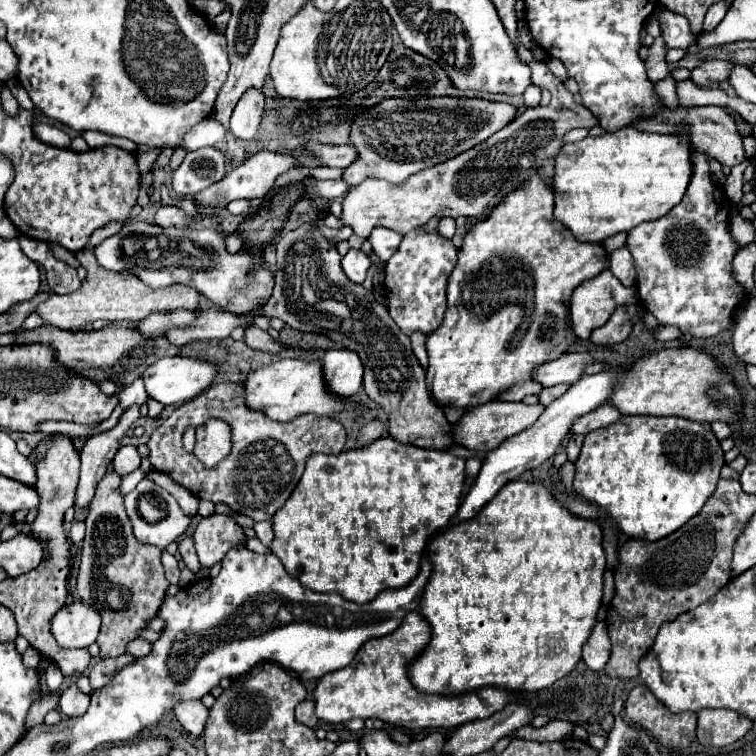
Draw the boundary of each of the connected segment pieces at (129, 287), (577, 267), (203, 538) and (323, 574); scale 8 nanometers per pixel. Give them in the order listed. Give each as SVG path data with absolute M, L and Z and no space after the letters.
M85 247L77 253L77 259L83 261L83 267L87 269L87 277L81 285L79 291L69 293L69 295L51 295L45 303L37 307L37 313L49 323L59 329L75 329L75 327L85 327L97 319L107 319L107 321L139 321L147 317L149 313L169 313L177 309L189 309L195 311L199 309L199 291L189 285L169 285L161 289L151 289L147 287L137 275L127 273L127 271L109 271L103 269L95 253Z
M535 173L529 181L525 181L521 187L517 187L515 191L507 193L501 203L497 207L493 207L493 211L477 221L463 237L463 243L459 247L459 257L457 257L457 265L455 269L451 271L449 275L449 281L447 281L447 311L443 315L443 321L441 325L427 333L427 353L429 353L429 367L427 367L427 385L429 385L429 393L431 397L439 403L439 405L453 405L453 407L459 407L459 409L465 409L465 407L475 407L475 405L481 405L485 401L491 401L497 397L499 391L511 387L513 383L517 381L525 381L525 379L531 379L531 373L537 365L549 361L549 359L555 359L555 357L561 357L563 351L567 351L567 347L577 339L571 331L571 325L569 325L569 299L571 299L571 293L587 279L595 277L597 273L601 273L603 269L609 269L609 253L605 251L603 243L581 243L579 239L573 237L573 233L555 219L553 215L553 207L555 207L555 187L551 181L543 179L539 173Z
M221 513L201 519L193 535L199 561L207 569L221 563L227 551L235 545L245 545L245 539L247 535L243 533L243 527L237 525L229 515Z
M381 437L361 449L339 455L311 455L295 493L273 517L275 539L271 551L283 561L287 573L307 589L319 593L337 591L355 603L369 603L381 591L407 587L417 577L425 545L457 513L463 485L465 459L449 451L397 443L391 437Z

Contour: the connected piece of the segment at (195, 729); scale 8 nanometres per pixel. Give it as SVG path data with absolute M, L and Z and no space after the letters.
M181 701L173 707L173 713L177 721L183 725L183 729L191 735L203 733L209 717L209 709L201 701Z

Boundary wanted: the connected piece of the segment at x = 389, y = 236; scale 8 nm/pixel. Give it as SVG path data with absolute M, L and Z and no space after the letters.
M375 229L375 233L371 233L369 237L375 255L379 255L383 261L387 261L397 251L401 239L401 233L391 233L389 229Z

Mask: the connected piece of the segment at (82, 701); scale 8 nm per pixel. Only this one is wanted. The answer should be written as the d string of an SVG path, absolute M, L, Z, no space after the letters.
M71 685L69 689L65 689L61 693L61 703L59 703L59 711L67 717L81 717L87 713L91 703L91 697L85 695L83 691L79 691L77 685Z

